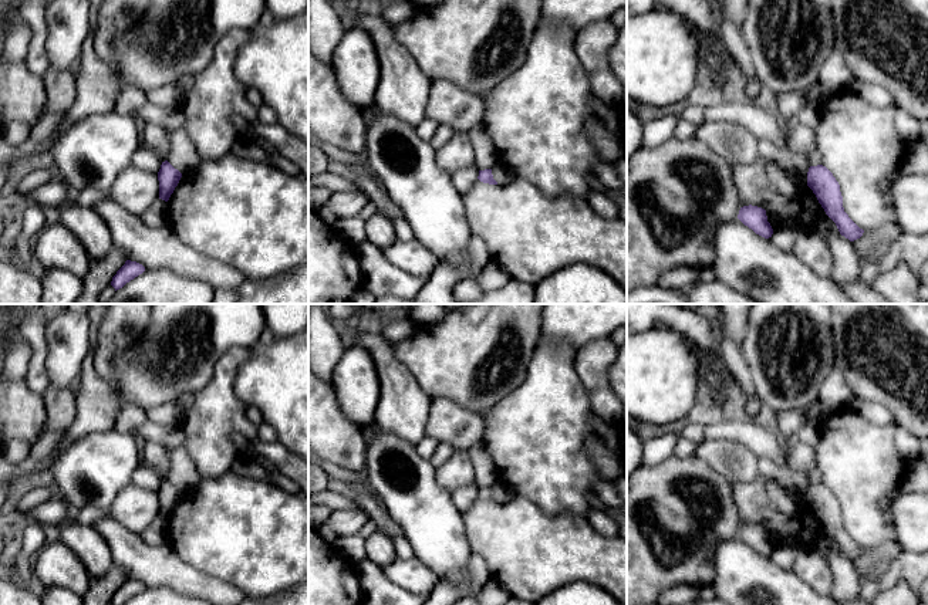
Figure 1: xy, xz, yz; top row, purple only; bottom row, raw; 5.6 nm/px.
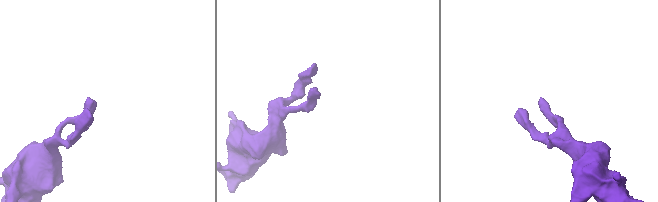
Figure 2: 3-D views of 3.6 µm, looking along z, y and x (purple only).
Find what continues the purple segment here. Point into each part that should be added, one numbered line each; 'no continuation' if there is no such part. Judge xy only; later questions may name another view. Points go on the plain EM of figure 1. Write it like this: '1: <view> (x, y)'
no continuation

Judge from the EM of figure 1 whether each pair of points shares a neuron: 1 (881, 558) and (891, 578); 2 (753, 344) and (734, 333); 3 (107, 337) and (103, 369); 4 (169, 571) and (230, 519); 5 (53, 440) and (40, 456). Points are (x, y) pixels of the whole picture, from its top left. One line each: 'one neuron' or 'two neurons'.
1: two neurons
2: two neurons
3: one neuron
4: two neurons
5: one neuron

